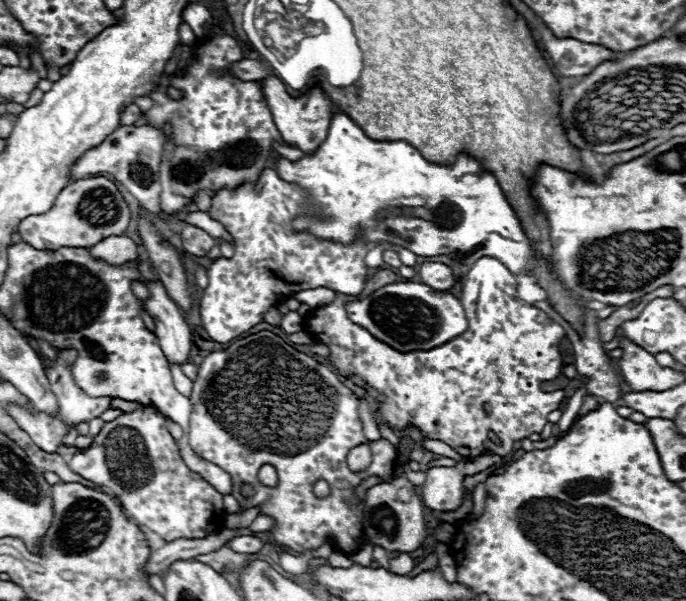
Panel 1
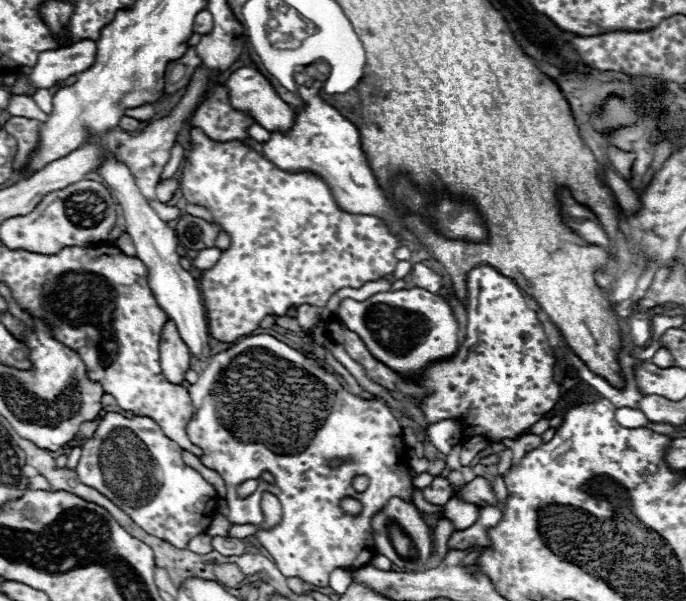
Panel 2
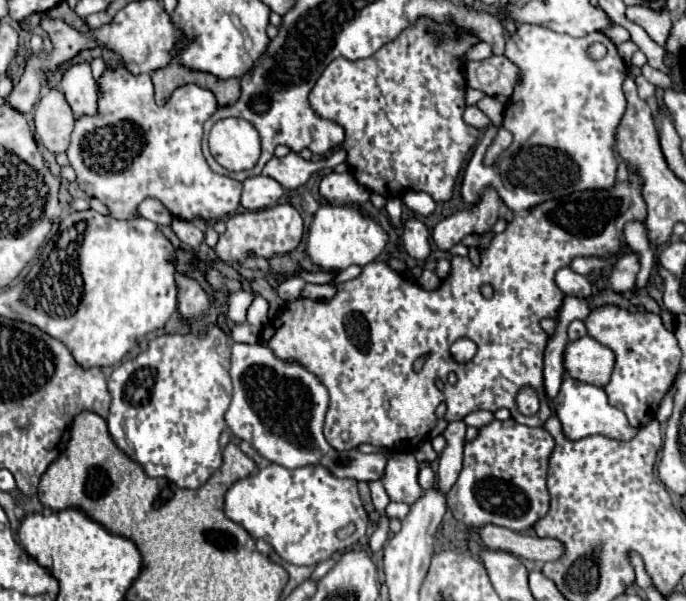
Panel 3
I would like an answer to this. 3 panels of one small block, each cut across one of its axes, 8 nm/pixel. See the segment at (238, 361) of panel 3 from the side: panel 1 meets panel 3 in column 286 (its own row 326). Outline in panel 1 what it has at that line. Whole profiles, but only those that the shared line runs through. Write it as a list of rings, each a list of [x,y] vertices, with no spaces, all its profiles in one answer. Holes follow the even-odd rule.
[[[422,282],[388,284],[360,302],[350,302],[346,310],[354,324],[360,324],[378,340],[386,342],[388,346],[400,352],[436,348],[460,336],[468,328],[466,312],[460,300],[450,292],[438,292]]]

